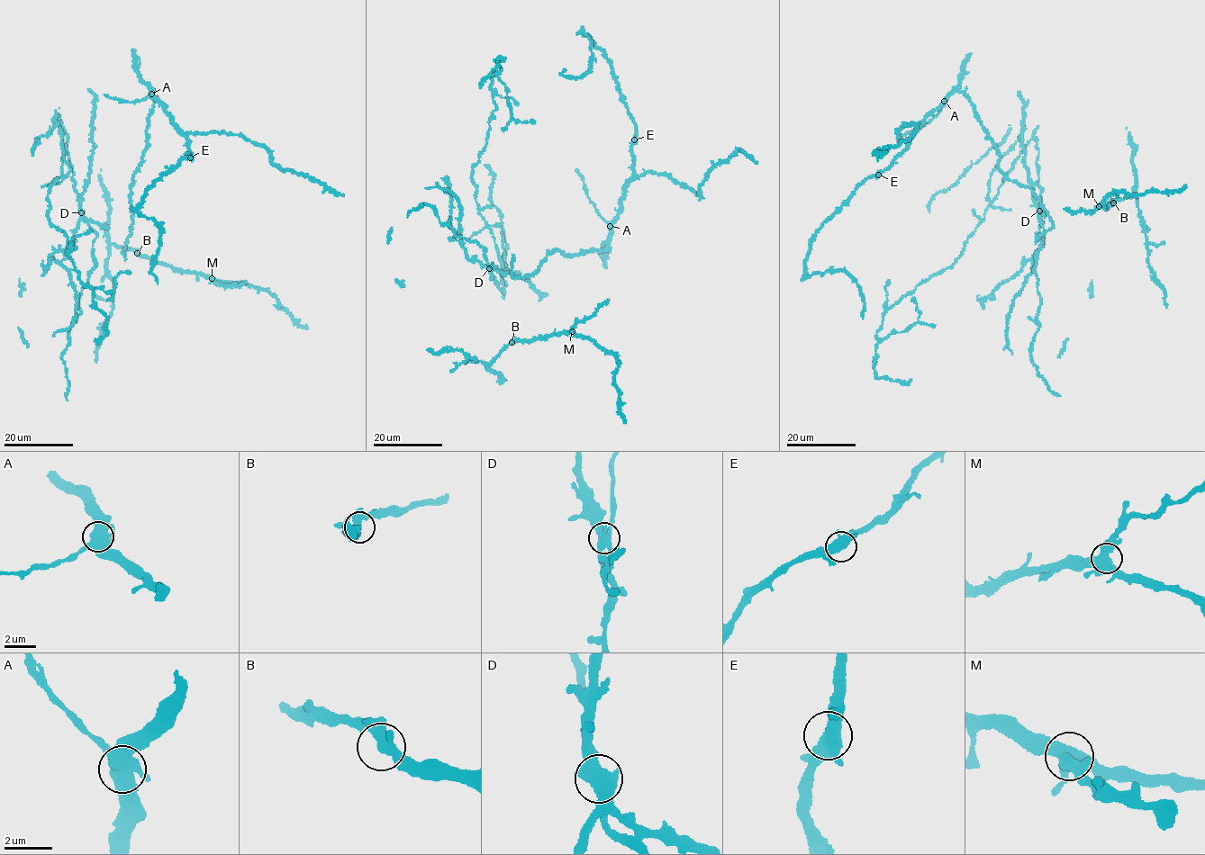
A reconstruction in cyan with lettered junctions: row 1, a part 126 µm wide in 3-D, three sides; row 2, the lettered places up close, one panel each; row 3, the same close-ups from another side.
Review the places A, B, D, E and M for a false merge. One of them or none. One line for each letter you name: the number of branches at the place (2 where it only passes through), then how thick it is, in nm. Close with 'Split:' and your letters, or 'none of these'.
Split: none of these

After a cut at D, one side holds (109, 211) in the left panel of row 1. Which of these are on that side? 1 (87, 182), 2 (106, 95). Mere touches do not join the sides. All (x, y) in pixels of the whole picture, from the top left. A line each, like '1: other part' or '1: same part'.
1: other part
2: same part

